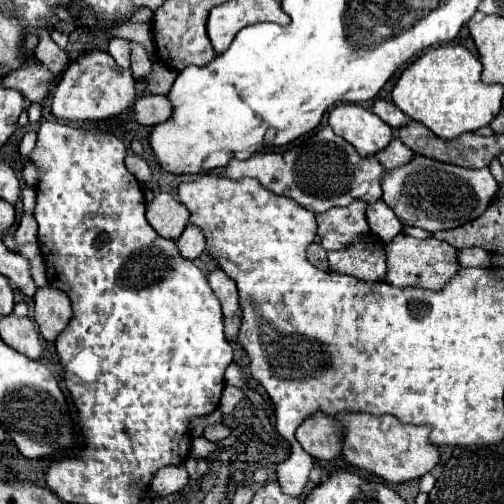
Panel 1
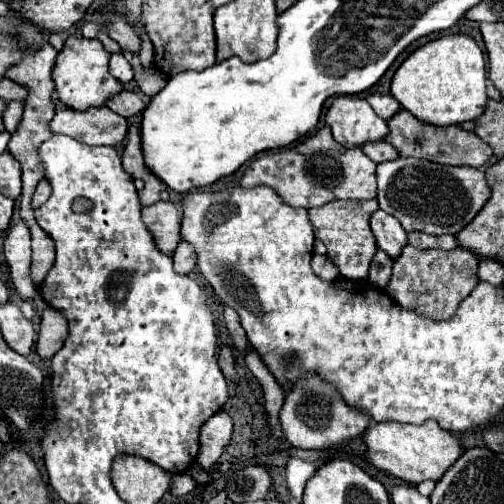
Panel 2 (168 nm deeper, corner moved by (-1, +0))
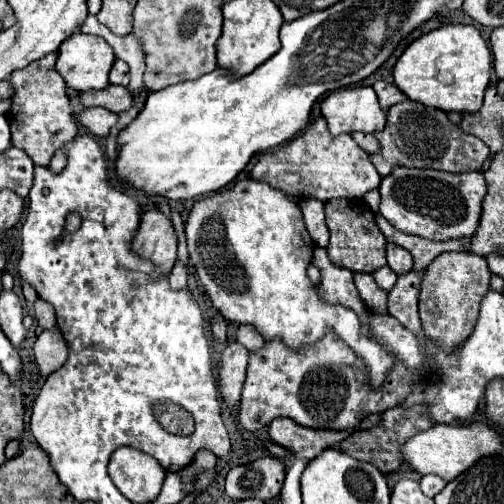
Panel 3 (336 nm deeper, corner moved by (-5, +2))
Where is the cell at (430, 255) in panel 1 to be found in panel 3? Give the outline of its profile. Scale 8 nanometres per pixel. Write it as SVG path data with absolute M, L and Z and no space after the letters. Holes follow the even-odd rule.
M443 252L429 264L421 286L419 314L425 334L431 336L439 348L443 346L451 352L451 348L459 348L459 344L473 332L479 304L489 290L489 278L491 272L485 258L467 252Z

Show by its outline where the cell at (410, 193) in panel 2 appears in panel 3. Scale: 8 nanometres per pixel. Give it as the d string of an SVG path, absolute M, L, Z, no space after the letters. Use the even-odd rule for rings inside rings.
M395 168L379 186L379 212L401 232L421 236L435 242L471 238L477 232L481 218L481 202L487 194L487 184L481 172L441 172L419 168Z

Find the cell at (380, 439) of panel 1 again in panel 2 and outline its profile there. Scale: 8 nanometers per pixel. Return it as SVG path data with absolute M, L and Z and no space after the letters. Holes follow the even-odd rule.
M427 420L419 426L415 424L399 424L399 422L383 422L371 424L363 432L363 442L367 446L363 458L387 474L401 478L409 484L419 484L423 480L439 480L445 470L461 456L461 446L457 438L439 428L435 420Z

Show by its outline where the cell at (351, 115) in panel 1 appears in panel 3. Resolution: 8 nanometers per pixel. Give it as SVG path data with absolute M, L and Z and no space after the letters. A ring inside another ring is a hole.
M353 86L331 92L321 102L321 114L333 136L351 132L377 132L385 126L385 112L371 86Z

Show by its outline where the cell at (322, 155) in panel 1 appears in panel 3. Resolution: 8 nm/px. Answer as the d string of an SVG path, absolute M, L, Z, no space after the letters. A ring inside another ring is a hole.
M325 118L313 120L299 136L259 156L251 170L253 180L269 182L273 188L295 198L317 198L321 202L333 198L363 198L369 190L379 188L381 176L349 134L331 136Z

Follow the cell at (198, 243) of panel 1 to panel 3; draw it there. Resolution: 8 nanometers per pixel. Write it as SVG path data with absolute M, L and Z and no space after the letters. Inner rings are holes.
M177 262L177 264L173 266L173 270L171 270L171 274L169 274L169 284L171 284L171 288L175 288L175 290L187 286L187 268L185 268L181 262Z

